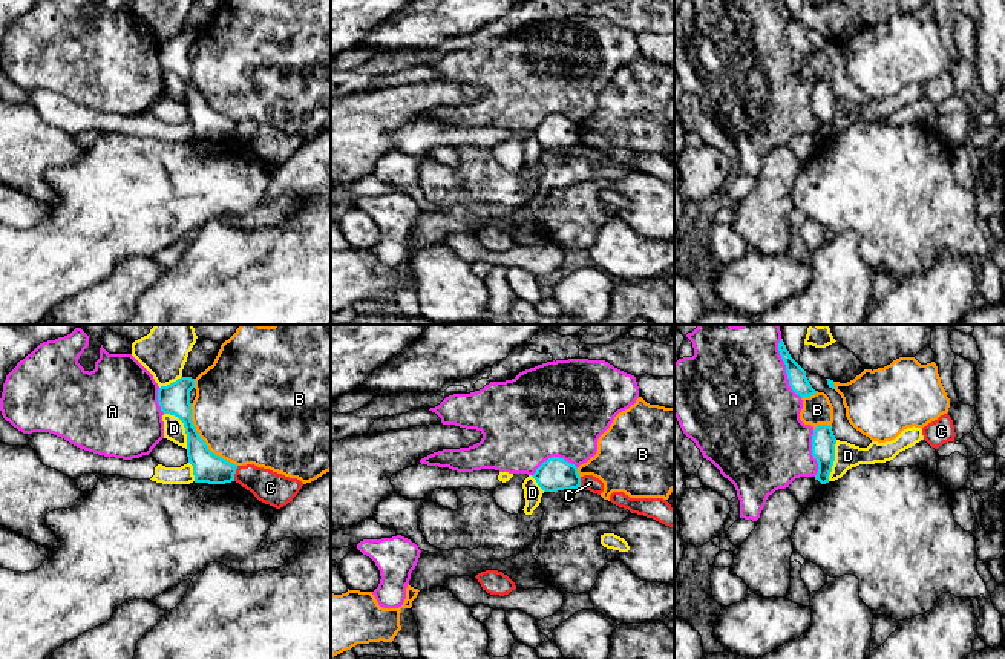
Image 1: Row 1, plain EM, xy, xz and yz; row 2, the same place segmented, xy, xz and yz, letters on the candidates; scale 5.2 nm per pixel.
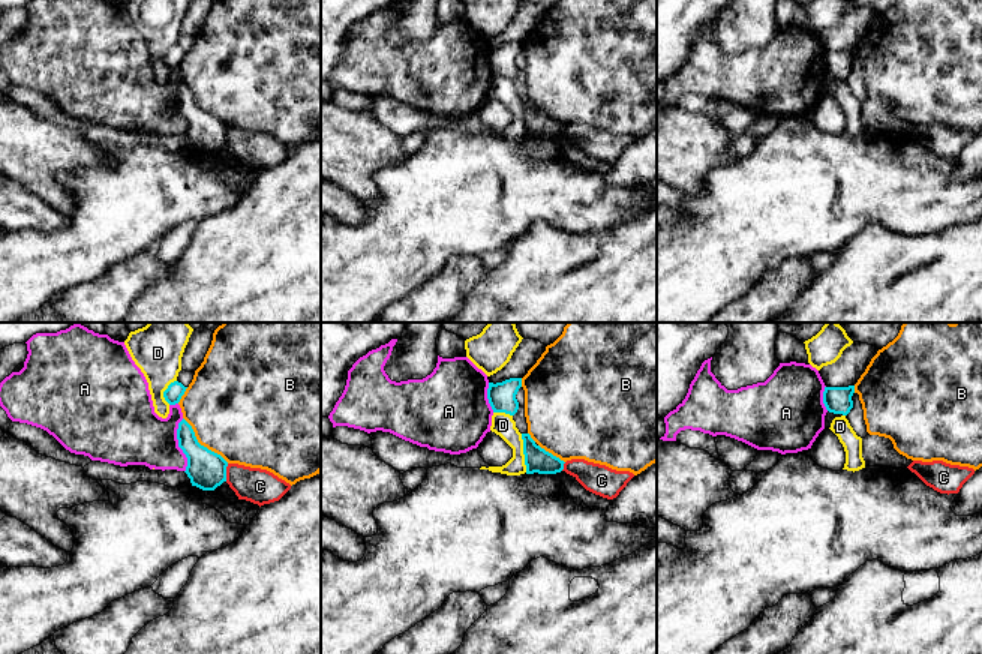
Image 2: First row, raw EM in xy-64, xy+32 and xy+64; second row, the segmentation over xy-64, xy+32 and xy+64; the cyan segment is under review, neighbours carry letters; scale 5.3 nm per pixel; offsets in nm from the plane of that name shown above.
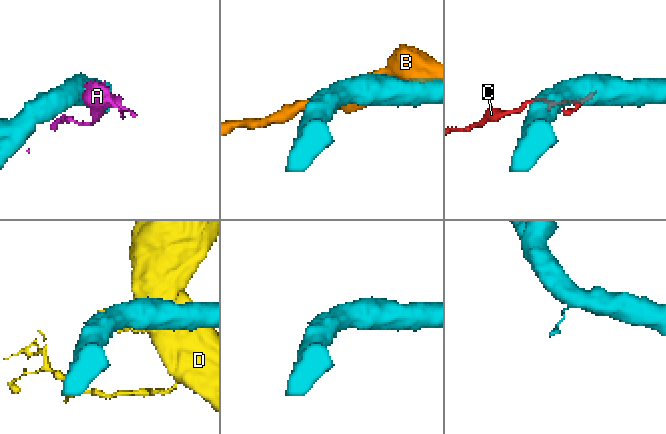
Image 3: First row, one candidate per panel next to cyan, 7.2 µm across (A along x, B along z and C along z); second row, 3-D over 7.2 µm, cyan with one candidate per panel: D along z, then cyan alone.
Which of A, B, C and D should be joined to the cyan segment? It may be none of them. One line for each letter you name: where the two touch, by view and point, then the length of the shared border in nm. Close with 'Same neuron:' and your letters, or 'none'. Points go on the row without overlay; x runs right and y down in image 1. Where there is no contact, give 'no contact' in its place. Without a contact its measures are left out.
Same neuron: none

